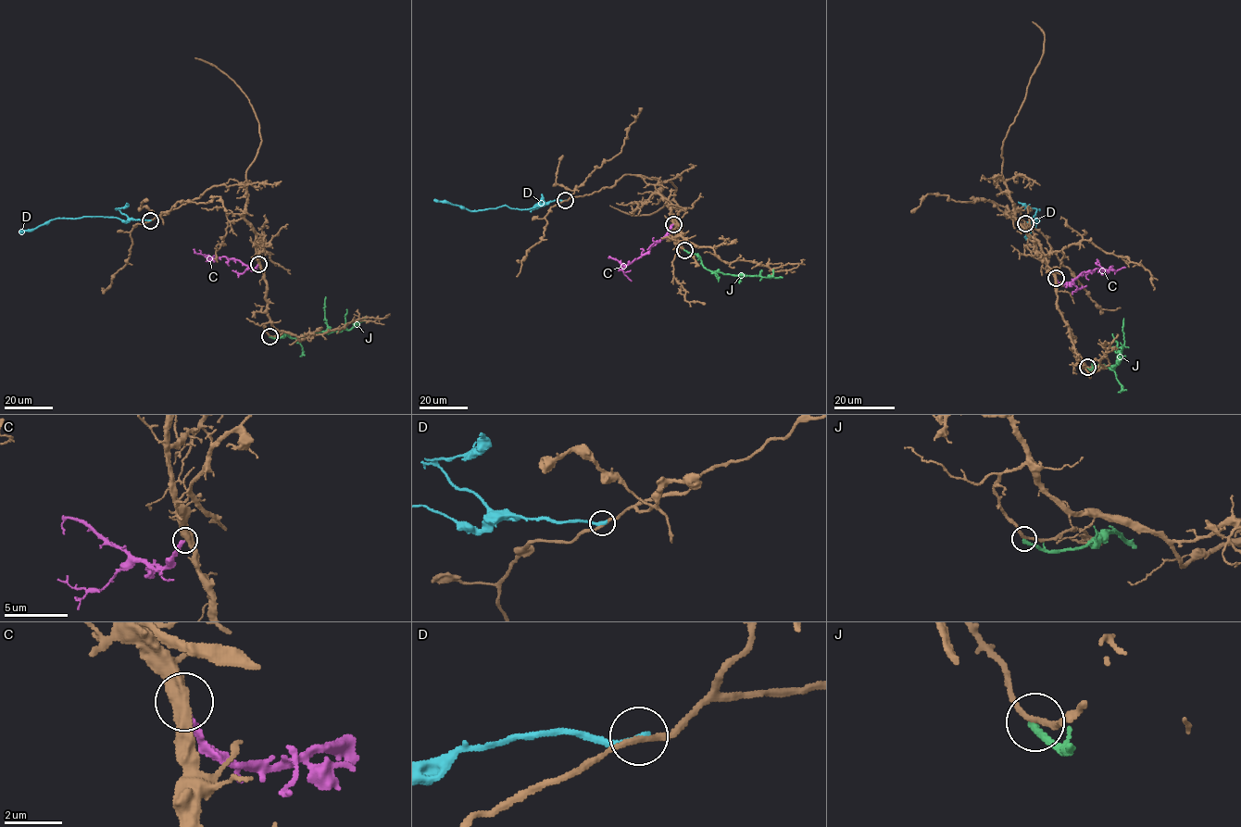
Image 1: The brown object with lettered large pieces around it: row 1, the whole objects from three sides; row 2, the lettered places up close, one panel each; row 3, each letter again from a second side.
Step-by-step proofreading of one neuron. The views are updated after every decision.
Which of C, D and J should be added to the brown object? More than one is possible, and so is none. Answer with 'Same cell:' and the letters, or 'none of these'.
Same cell: C

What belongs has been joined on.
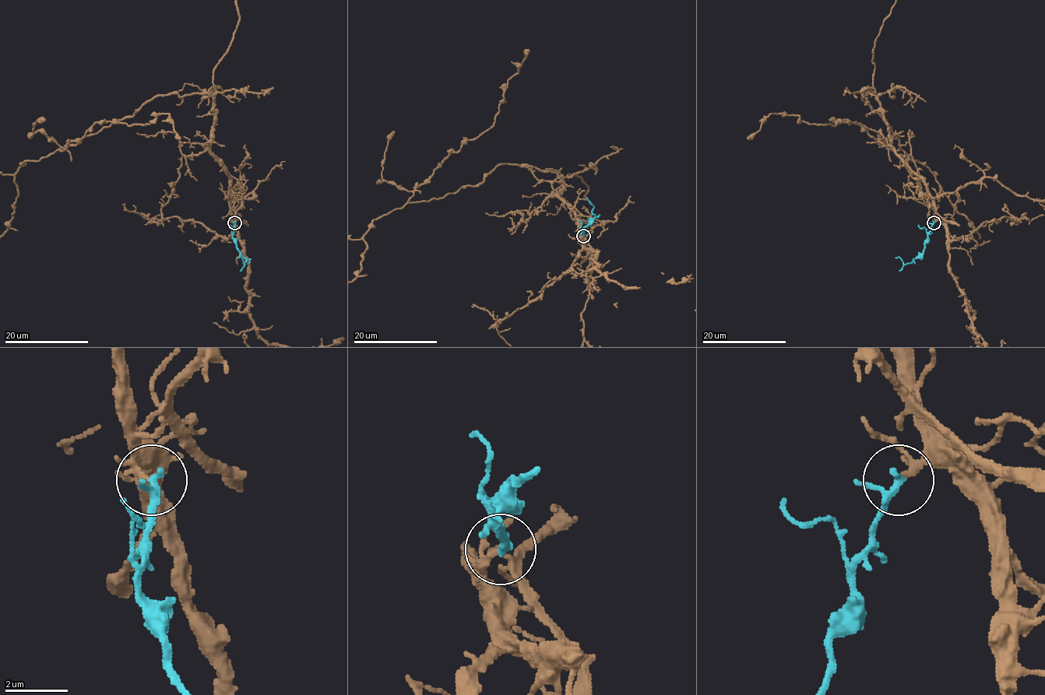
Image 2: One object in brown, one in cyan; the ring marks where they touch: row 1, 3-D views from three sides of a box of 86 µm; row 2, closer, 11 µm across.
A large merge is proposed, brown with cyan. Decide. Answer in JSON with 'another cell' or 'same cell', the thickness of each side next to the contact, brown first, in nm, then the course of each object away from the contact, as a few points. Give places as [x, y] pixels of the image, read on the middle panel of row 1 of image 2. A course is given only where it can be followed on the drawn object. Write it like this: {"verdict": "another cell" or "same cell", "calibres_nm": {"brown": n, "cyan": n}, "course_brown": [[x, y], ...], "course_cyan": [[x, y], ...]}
{"verdict": "same cell", "calibres_nm": {"brown": 130, "cyan": 200}, "course_brown": [[582, 236], [559, 197], [559, 175], [496, 166], [478, 184], [375, 219], [358, 274]], "course_cyan": [[582, 236], [582, 230], [594, 216], [592, 212], [594, 206], [585, 198]]}

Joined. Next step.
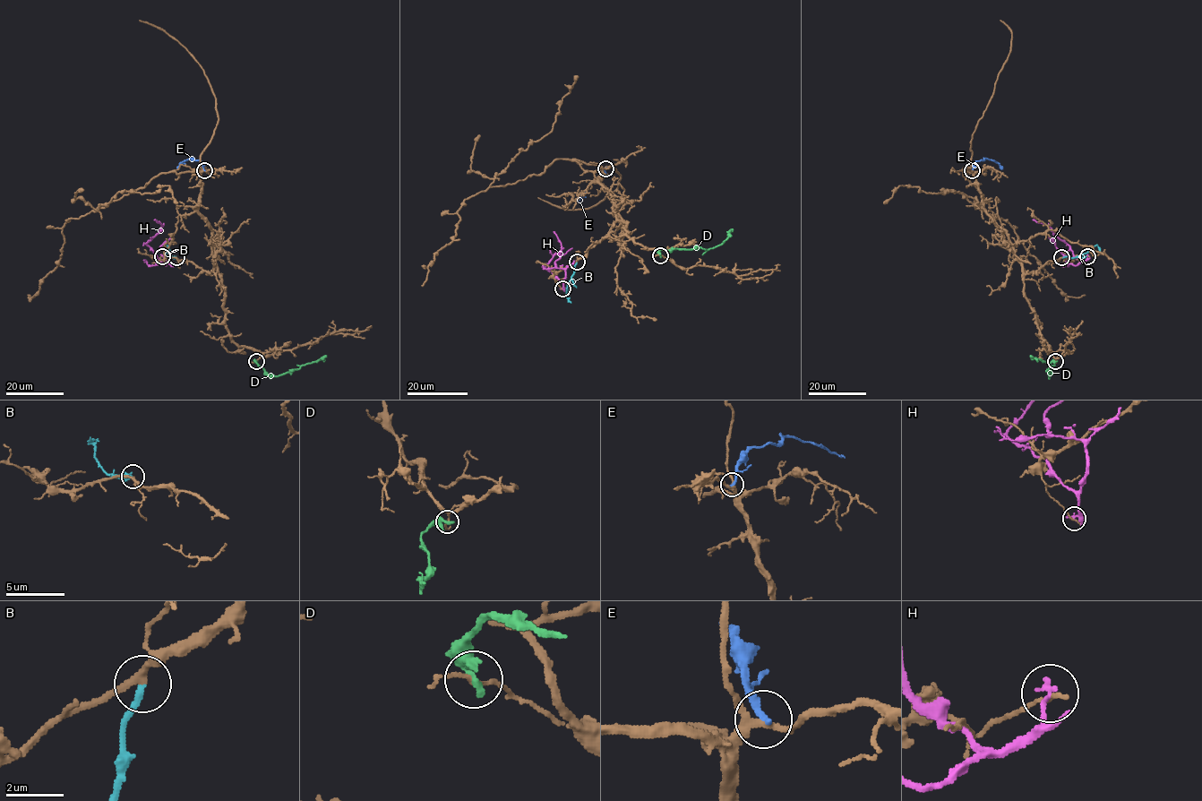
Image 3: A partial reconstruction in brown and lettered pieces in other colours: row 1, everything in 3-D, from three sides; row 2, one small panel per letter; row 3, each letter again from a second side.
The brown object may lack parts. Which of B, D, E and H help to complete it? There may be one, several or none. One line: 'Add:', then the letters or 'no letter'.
Add: B

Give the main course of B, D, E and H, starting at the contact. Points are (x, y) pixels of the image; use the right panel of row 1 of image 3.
B: (1061, 257), (1079, 257), (1094, 245), (1097, 245), (1101, 253)
D: (1055, 360), (1049, 364), (1050, 375), (1050, 366), (1030, 355)
E: (972, 170), (977, 161), (984, 159), (995, 161), (1002, 168)
H: (1087, 256), (1081, 262), (1049, 226), (1033, 219)

